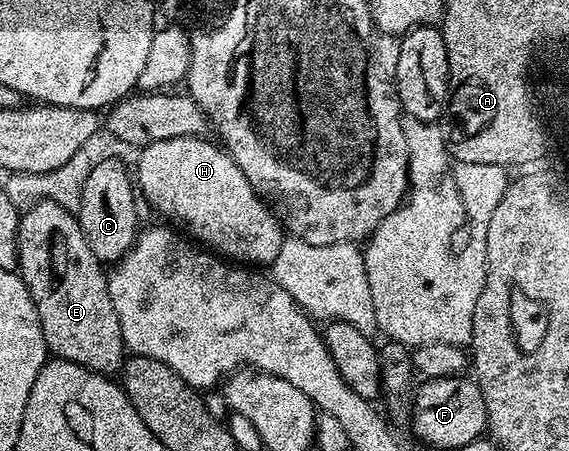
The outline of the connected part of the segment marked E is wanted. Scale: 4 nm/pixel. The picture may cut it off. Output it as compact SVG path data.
M49 199L31 203L19 217L17 249L17 270L25 281L25 289L29 289L29 297L33 297L33 305L37 305L37 317L45 333L48 352L54 358L73 361L98 375L114 376L122 368L125 358L121 321L117 321L117 309L113 309L113 297L109 297L108 272L93 249L89 249L89 241L85 241L76 212L67 211Z

